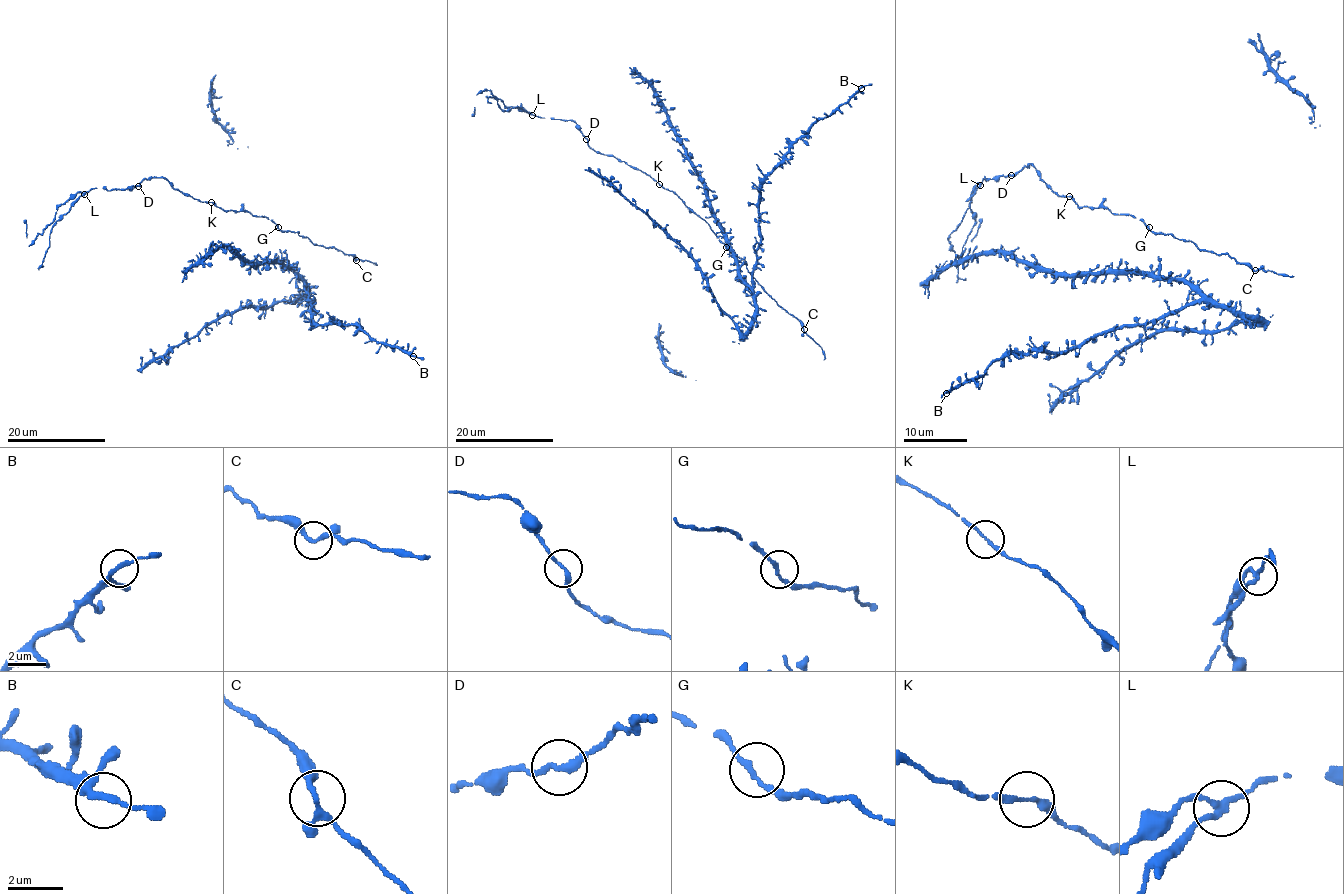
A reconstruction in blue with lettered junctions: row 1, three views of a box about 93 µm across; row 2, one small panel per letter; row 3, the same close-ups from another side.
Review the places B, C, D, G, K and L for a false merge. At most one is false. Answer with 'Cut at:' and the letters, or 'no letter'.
Cut at: L

